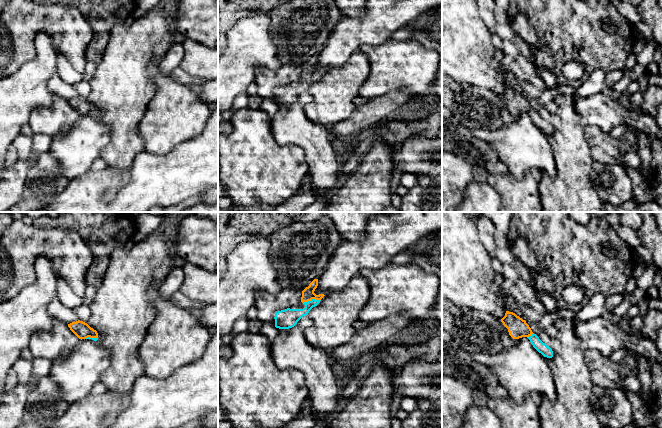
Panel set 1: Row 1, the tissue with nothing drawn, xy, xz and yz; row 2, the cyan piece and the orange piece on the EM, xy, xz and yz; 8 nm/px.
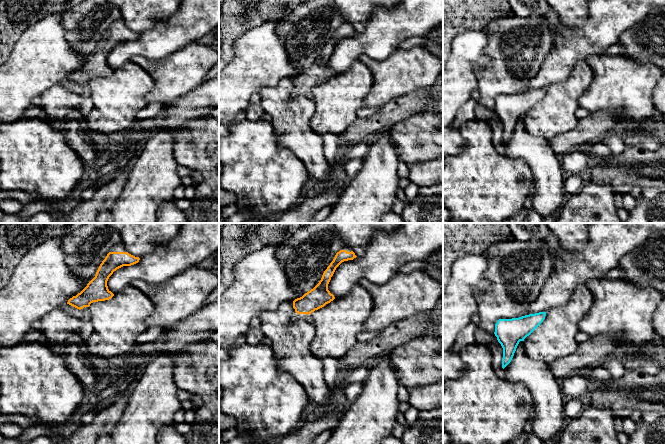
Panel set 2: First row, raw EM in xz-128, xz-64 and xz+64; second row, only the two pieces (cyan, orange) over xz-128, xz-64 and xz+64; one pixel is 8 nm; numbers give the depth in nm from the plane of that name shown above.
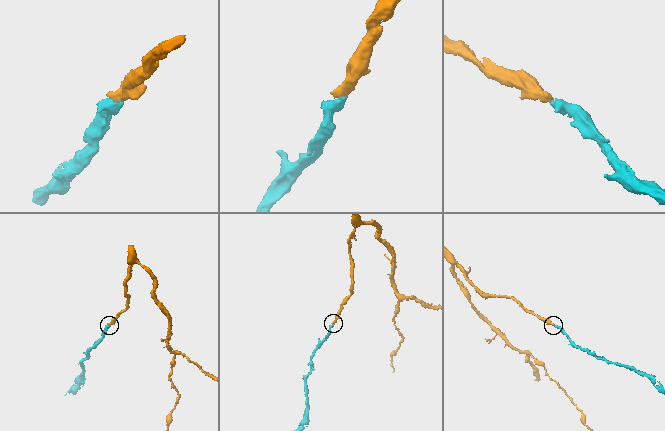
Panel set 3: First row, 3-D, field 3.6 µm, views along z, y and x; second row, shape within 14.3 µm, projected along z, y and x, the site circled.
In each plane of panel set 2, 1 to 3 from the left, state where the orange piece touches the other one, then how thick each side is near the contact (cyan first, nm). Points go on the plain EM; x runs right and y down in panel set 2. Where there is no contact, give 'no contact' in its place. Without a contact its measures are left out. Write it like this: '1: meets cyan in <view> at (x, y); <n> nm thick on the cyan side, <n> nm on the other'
1: no contact
2: no contact
3: no contact

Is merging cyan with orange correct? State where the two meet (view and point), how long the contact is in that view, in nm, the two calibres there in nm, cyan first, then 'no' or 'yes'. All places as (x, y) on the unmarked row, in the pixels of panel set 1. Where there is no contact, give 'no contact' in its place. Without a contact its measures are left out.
meets cyan in xz at (312, 75); contact 150 nm long; 160 nm thick on the cyan side, 100 nm on the other; yes

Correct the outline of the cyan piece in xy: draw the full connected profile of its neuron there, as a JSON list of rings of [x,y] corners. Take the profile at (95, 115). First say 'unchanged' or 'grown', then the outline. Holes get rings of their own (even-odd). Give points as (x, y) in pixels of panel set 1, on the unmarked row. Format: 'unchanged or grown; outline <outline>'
grown; outline [[[76,97],[68,100],[70,106],[79,114],[79,115],[92,115],[94,117],[98,116],[98,109],[96,106],[91,104],[87,99],[83,97]]]

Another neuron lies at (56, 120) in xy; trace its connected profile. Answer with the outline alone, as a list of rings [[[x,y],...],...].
[[[54,94],[53,103],[48,107],[35,108],[29,118],[29,126],[34,135],[63,137],[81,118],[68,103],[68,100]]]

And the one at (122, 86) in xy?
[[[160,3],[144,16],[114,26],[102,60],[90,78],[91,92],[87,100],[97,107],[100,119],[111,126],[110,140],[99,157],[106,162],[106,168],[122,172],[118,184],[127,183],[128,170],[135,156],[144,150],[138,127],[156,88],[149,65],[152,62],[159,65],[172,46],[170,25],[173,20],[163,7]]]

